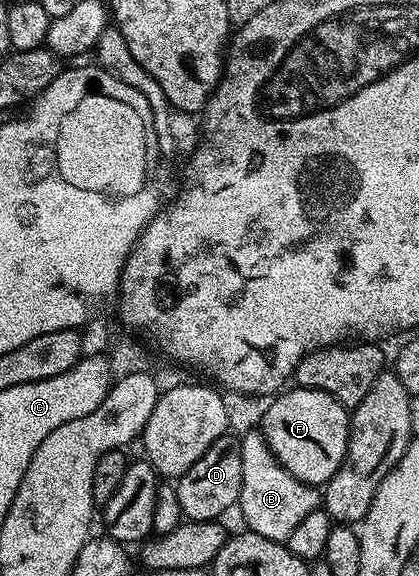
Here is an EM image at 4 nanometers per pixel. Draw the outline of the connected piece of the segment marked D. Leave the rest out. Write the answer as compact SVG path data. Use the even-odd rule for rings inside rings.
M233 435L215 439L198 461L182 477L176 478L175 488L179 495L179 507L190 521L216 521L224 518L229 508L241 500L243 487L243 455L241 442Z

